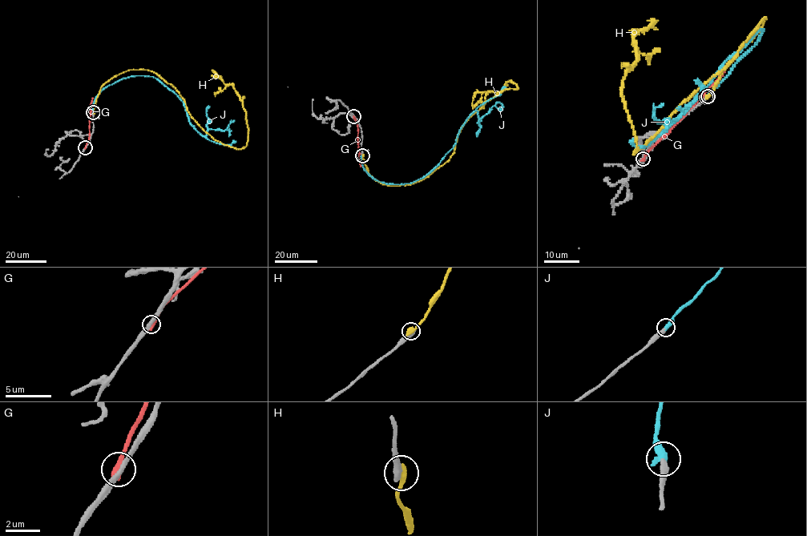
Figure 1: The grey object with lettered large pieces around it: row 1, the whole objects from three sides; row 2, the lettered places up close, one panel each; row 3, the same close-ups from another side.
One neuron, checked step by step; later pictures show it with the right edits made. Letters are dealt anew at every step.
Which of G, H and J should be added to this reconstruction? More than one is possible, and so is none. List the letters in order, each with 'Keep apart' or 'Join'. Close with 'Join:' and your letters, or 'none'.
G: Keep apart
H: Keep apart
J: Join
Join: J

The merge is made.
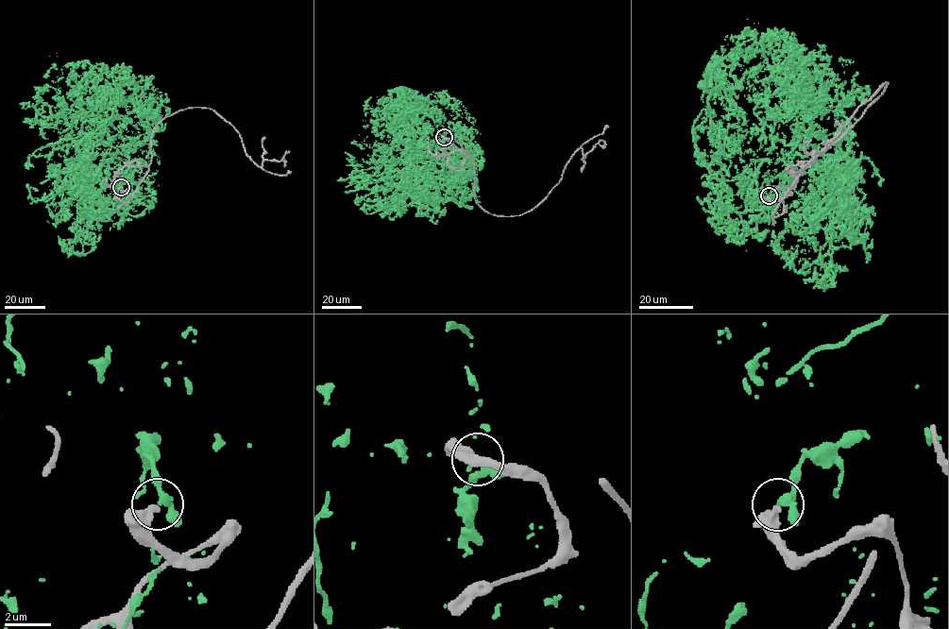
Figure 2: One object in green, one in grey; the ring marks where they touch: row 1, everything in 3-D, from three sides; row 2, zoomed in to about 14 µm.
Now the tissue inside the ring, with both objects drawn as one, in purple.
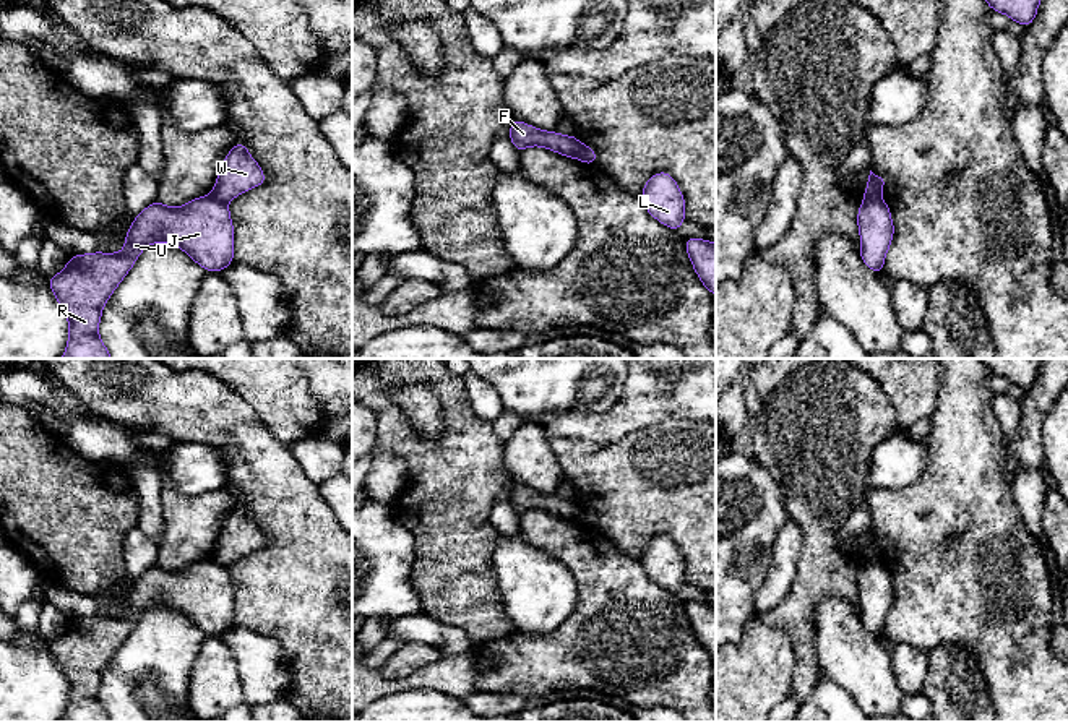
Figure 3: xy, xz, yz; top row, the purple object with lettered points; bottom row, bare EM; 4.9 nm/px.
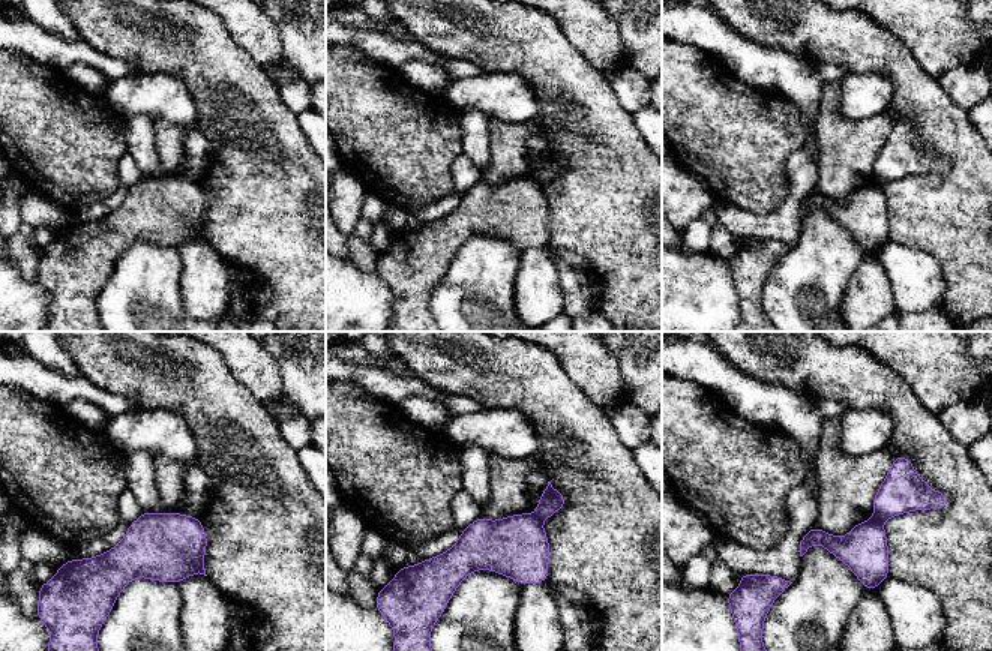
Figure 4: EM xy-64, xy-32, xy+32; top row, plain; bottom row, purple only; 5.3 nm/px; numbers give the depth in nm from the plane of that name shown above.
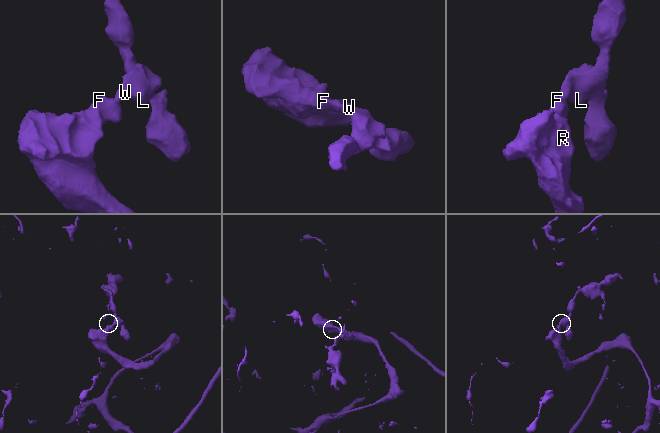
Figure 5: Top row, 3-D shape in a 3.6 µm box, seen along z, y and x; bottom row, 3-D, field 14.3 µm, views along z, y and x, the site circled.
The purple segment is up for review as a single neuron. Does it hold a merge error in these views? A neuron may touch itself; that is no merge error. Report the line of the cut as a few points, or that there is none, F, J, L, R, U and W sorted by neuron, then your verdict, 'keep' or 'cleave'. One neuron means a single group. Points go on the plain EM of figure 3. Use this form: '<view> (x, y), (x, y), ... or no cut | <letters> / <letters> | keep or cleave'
yz (865, 560), (880, 562) | F J R U / L W | cleave

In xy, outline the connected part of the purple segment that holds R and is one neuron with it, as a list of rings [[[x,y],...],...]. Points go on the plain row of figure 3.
[[[214,558],[198,560],[182,571],[154,563],[128,591],[125,613],[70,620],[68,628],[47,641],[68,681],[68,707],[60,722],[112,722],[99,701],[102,672],[151,607],[167,605],[205,634],[224,634],[234,623],[234,589],[226,566]]]

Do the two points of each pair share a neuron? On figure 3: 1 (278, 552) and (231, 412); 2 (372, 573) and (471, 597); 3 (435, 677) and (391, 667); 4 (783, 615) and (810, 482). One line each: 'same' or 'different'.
1: same
2: different
3: different
4: same

